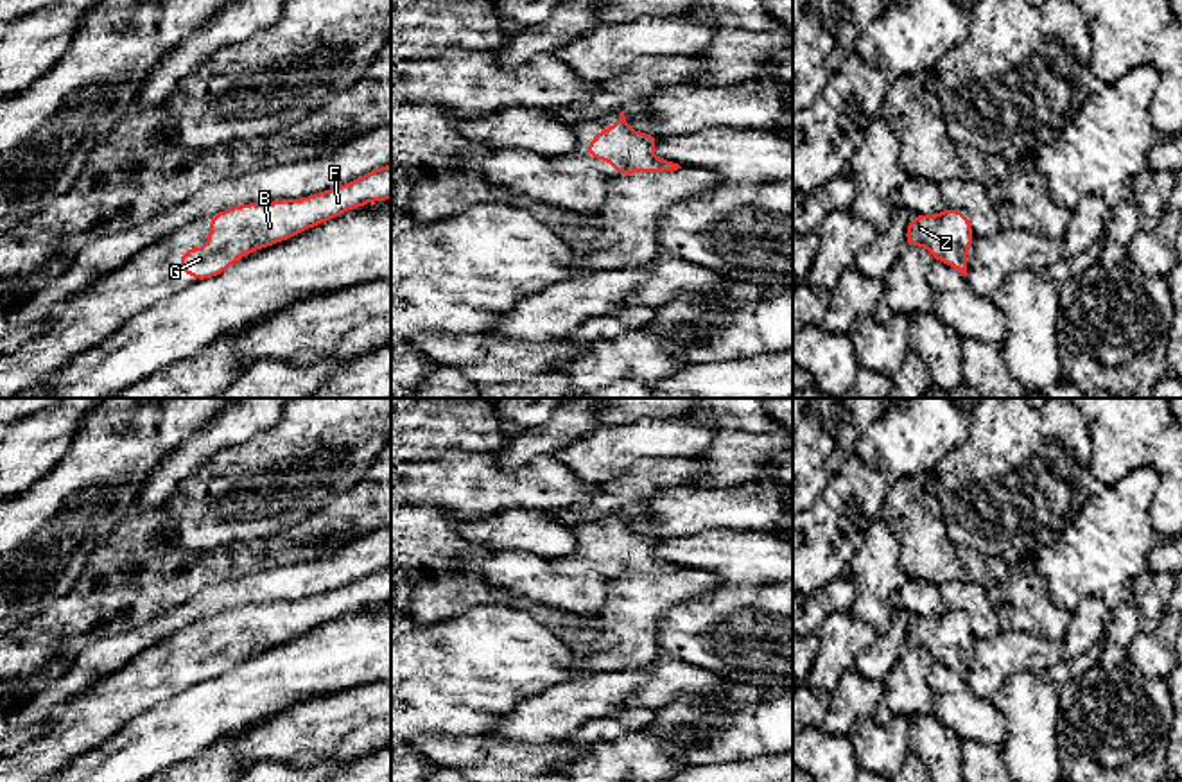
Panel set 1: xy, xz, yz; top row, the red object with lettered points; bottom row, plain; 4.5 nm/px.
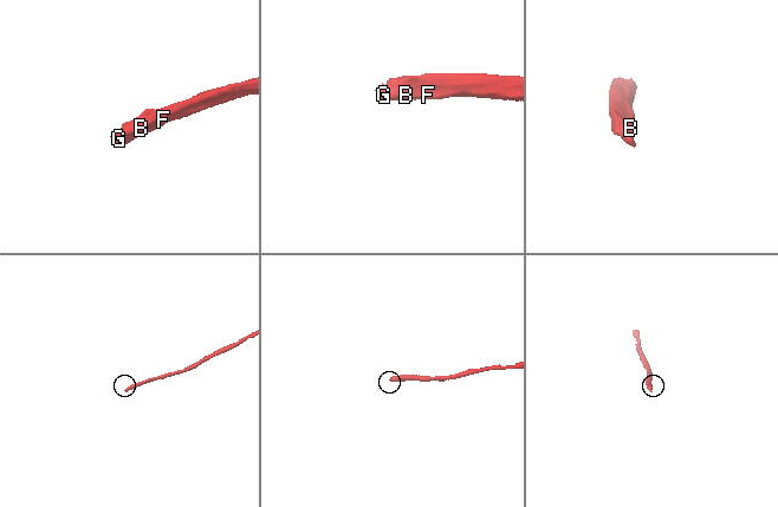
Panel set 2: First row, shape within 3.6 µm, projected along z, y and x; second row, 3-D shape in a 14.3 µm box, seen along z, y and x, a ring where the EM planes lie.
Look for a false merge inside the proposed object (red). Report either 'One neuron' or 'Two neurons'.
One neuron

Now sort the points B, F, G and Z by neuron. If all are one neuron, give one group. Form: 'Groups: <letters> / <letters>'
Groups: B F G Z

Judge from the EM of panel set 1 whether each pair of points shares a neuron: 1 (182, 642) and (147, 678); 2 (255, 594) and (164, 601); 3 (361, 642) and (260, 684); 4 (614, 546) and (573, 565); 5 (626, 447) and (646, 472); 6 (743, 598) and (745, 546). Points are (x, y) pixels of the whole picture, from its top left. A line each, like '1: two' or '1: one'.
1: one
2: two
3: one
4: one
5: two
6: two

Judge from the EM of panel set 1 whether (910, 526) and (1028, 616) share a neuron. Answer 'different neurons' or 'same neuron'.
same neuron

